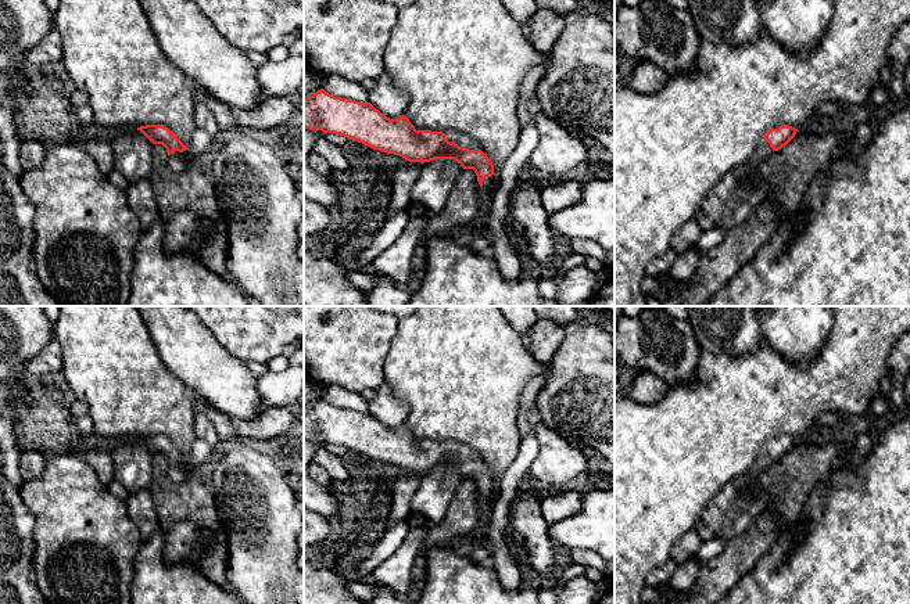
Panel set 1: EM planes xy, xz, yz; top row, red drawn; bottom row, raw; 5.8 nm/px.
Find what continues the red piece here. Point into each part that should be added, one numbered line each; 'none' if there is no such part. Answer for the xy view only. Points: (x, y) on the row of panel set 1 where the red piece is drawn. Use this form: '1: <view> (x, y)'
1: xy (178, 161)

